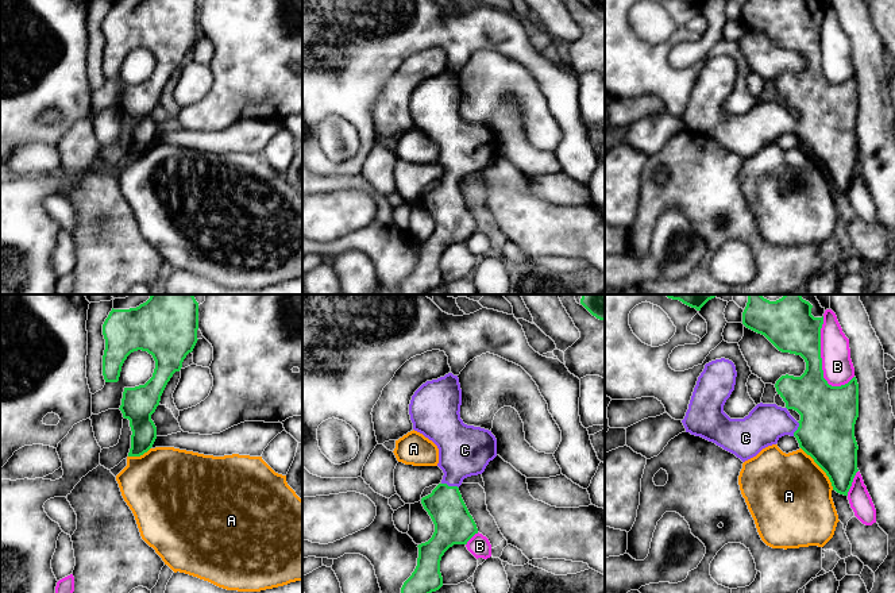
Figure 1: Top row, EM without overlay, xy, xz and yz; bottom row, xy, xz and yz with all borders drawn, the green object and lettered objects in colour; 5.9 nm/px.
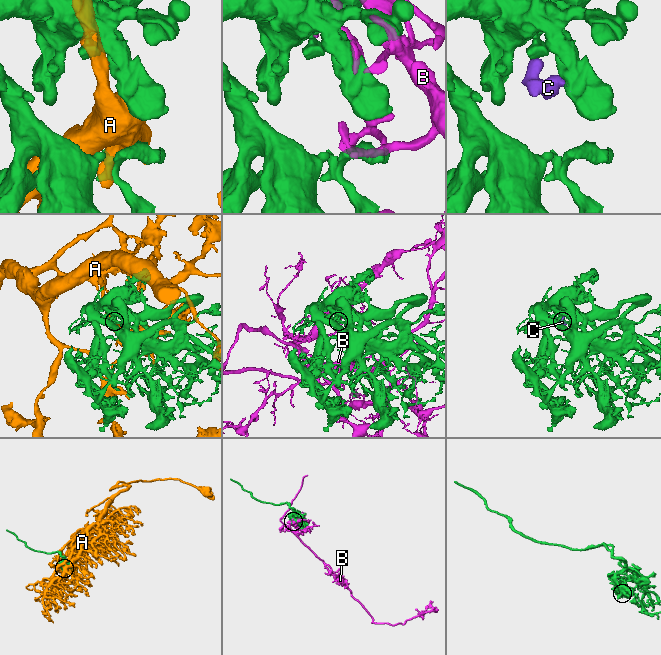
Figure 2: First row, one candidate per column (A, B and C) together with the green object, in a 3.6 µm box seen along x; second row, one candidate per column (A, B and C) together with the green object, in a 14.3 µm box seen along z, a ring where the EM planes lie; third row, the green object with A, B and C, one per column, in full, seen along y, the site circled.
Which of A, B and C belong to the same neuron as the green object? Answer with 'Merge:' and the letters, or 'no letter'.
Merge: C

